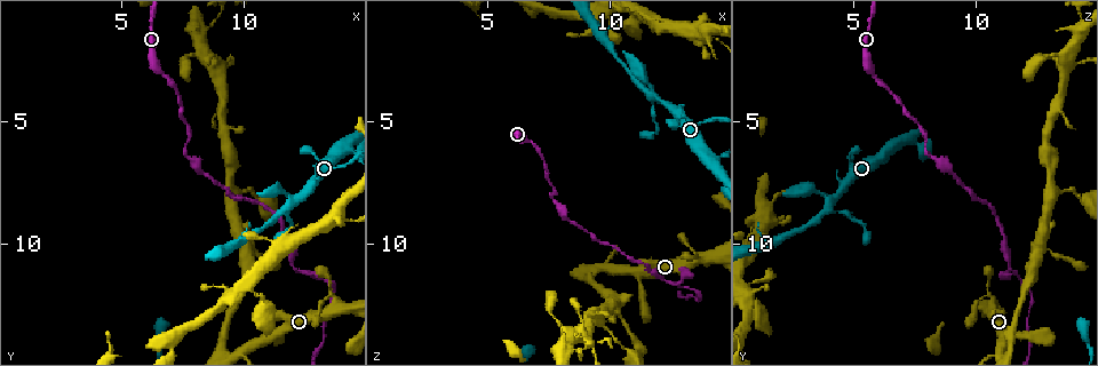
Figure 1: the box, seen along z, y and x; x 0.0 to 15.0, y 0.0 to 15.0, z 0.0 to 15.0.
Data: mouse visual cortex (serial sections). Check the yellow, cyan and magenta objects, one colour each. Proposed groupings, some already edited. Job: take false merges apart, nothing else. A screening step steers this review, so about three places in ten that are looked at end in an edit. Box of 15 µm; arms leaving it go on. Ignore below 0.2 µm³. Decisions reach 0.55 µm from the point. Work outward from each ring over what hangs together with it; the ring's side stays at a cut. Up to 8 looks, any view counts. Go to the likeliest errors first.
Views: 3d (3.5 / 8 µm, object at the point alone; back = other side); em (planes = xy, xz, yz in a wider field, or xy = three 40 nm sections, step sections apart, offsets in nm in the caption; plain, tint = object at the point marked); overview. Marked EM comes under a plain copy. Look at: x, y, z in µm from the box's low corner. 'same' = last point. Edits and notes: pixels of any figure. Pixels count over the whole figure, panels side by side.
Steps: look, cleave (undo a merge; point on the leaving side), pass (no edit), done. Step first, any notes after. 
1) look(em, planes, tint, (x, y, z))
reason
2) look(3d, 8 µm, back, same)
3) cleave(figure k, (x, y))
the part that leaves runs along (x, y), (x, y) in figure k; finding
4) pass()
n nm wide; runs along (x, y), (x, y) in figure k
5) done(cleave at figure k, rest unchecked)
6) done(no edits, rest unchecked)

look(3d, 3.5 µm, back, (12.1, 8.4, 4.1))
sharp bend

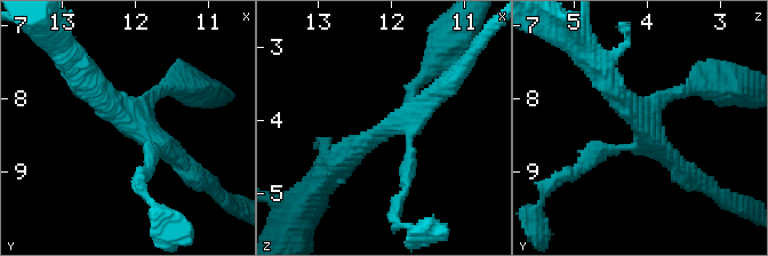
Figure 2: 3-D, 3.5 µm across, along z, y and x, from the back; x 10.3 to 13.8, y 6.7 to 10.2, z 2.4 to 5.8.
look(em, xy, step 1, tint, (12.05, 8.40, 4.10))
shape alone is not enough

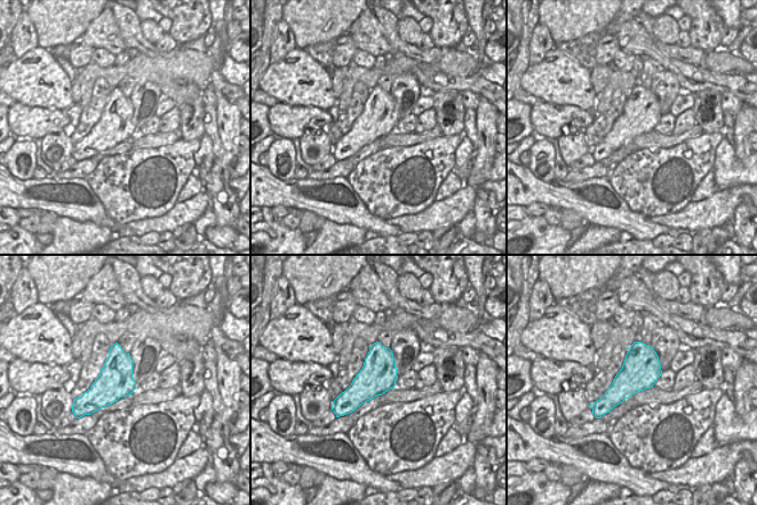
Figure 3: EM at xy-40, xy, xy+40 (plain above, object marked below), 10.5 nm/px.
look(em, xy, step 5, tint, same)
cut it another way

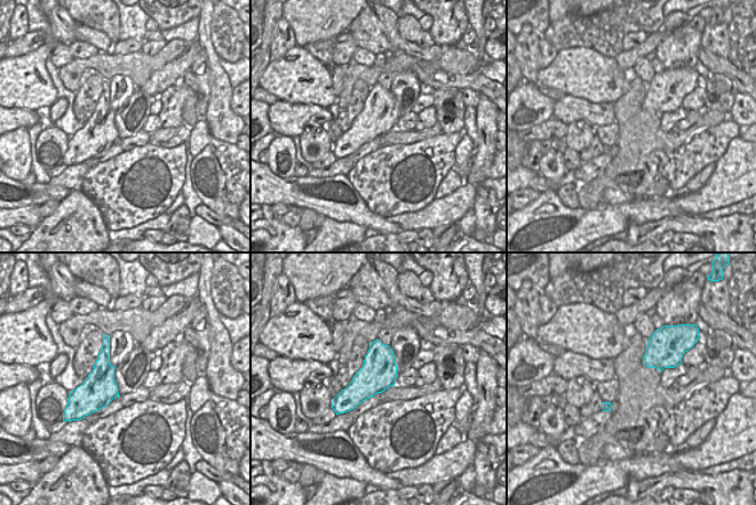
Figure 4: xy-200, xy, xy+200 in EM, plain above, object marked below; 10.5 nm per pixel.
pass()
runs along (80, 77), (190, 168) in figure 2; all the same cell

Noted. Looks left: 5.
look(3d, 8 µm, (8.1, 1.3, 14.3))
three arms meet

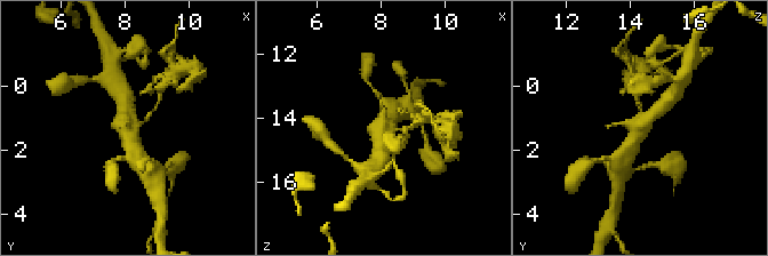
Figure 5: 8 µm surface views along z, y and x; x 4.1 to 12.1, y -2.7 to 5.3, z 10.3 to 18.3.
look(3d, 3.5 µm, (8.3, 1.3, 14.3))

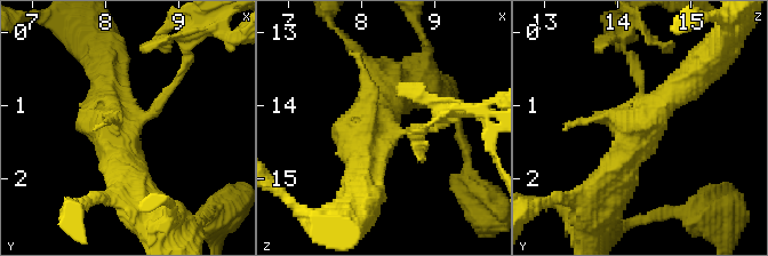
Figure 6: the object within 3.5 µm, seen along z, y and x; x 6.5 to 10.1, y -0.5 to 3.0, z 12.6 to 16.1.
look(em, xy, step 5, tint, (8.15, 1.30, 14.35))
shape alone is not enough

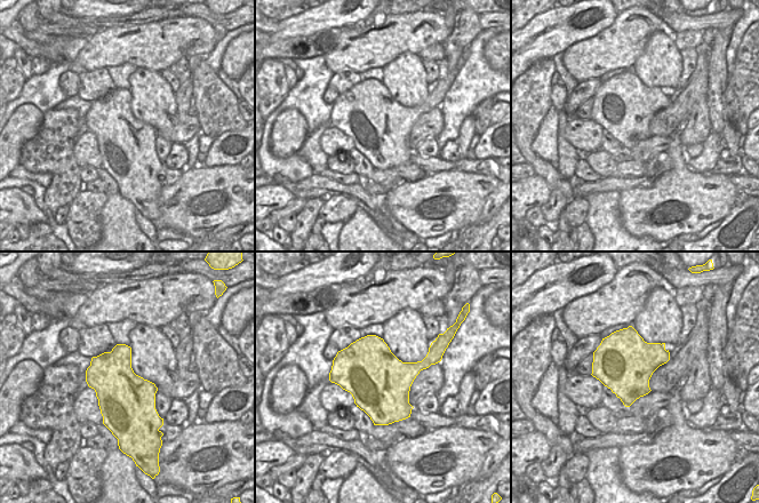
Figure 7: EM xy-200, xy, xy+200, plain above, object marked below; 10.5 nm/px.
cleave(figure 6, (640, 79))
the part that leaves runs along (154, 111), (182, 73), (185, 41), (214, 34) in figure 6; two cells meet here

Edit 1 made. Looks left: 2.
done(cleave at figure 6, rest unchecked)

